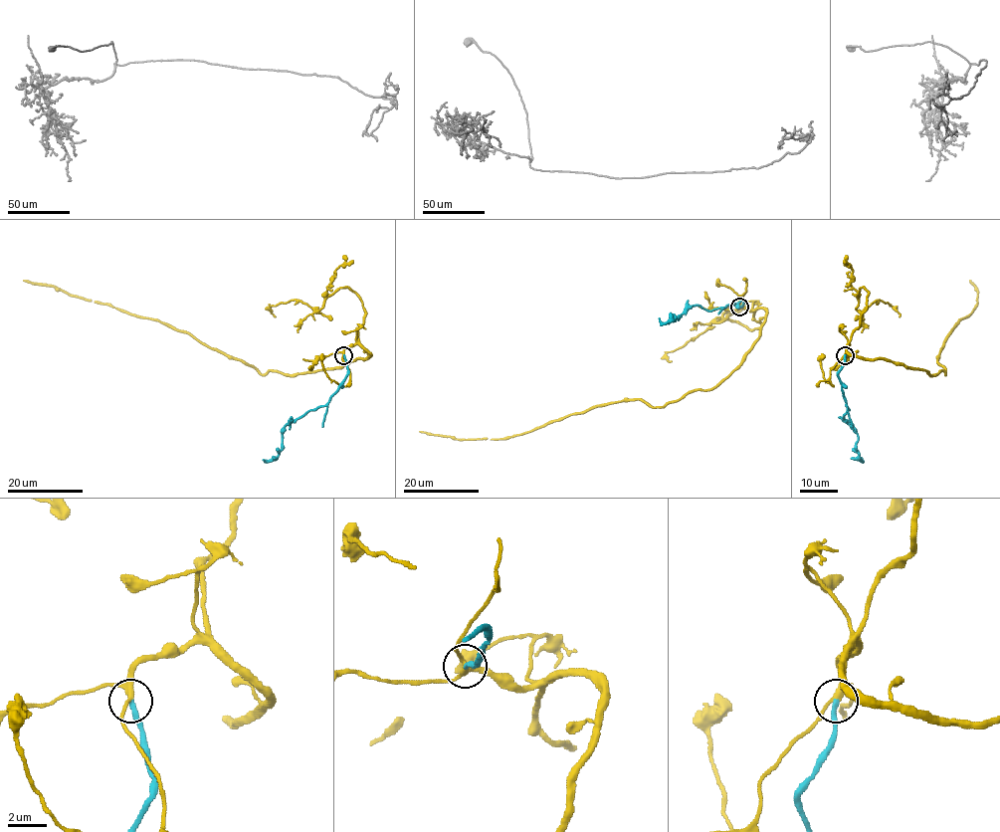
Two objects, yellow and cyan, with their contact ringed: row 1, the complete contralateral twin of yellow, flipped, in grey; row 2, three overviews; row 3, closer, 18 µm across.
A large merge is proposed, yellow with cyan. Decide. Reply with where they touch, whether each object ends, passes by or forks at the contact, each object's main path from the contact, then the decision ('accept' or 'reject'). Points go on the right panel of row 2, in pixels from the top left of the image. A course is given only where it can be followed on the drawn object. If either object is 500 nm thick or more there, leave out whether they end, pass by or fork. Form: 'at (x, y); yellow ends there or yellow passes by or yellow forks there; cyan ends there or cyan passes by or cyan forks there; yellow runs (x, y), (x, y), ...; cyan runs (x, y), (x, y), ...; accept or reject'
at (845, 355); yellow forks there; cyan ends there; yellow runs (845, 354), (848, 343), (850, 354), (945, 374), (937, 361), (943, 342), (977, 306), (969, 280); cyan runs (845, 354), (838, 378), (848, 409), (844, 419), (854, 427), (858, 437), (856, 450), (861, 460), (856, 460); accept

